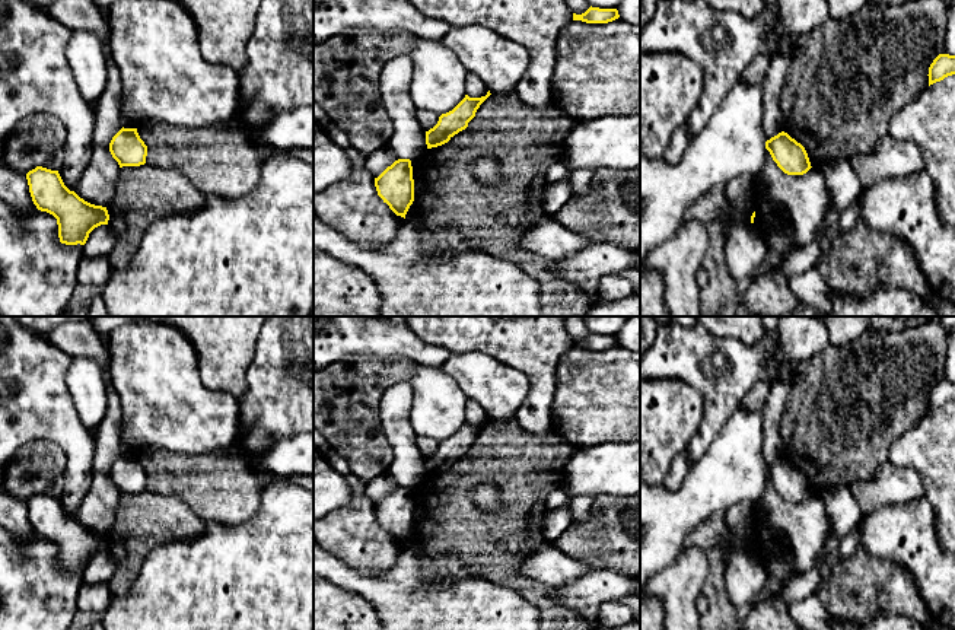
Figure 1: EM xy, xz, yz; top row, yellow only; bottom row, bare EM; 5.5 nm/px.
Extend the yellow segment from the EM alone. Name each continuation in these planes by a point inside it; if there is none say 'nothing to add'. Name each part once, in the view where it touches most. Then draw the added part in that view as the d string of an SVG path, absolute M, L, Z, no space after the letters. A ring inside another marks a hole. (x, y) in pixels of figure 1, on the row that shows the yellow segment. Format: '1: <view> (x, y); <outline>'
nothing to add

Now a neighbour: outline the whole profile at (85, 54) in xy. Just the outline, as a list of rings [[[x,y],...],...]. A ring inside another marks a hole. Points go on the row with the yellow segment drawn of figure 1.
[[[73,31],[66,55],[80,95],[95,108],[108,80],[101,41],[93,32]]]

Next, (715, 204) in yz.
[[[717,185],[697,203],[694,203],[684,214],[685,222],[700,220],[703,223],[723,219],[730,220],[733,216],[732,207],[726,197],[726,185]]]

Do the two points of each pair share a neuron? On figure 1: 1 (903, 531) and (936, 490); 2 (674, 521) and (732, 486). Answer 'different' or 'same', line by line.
1: different
2: same

